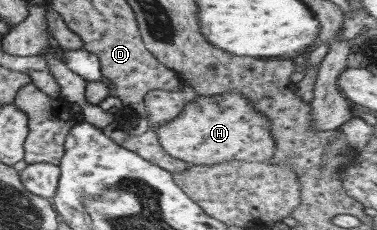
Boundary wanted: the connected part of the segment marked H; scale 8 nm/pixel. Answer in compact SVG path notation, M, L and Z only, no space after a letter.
M237 93L223 95L197 95L192 101L186 102L177 117L164 122L156 128L158 143L170 156L190 165L209 166L226 160L241 160L245 162L267 161L272 157L274 142L270 135L269 121L250 105L246 98Z

